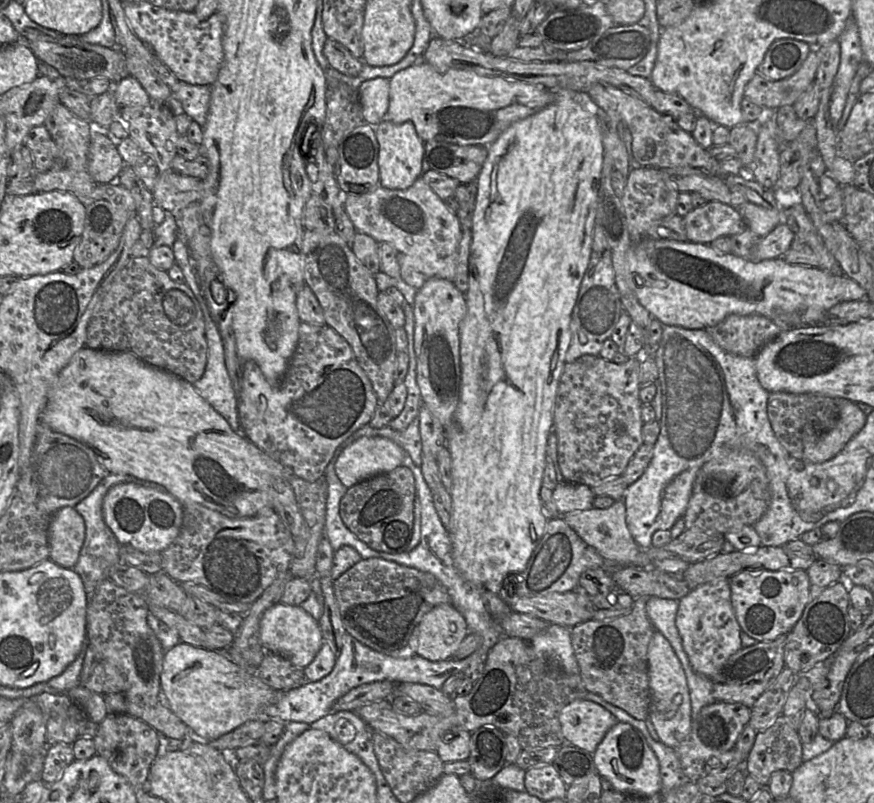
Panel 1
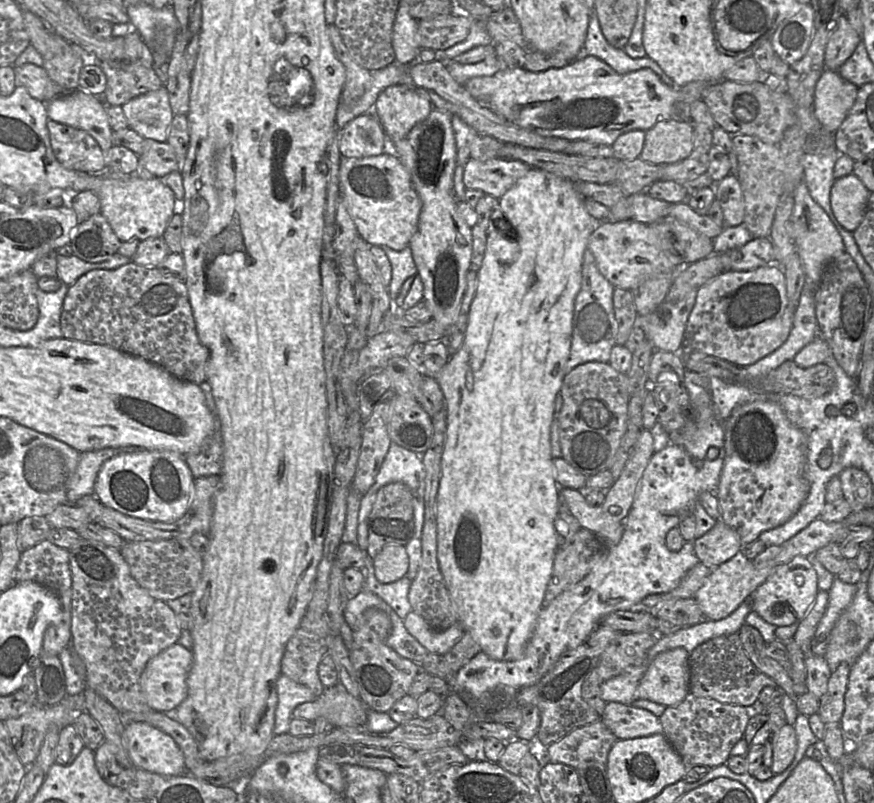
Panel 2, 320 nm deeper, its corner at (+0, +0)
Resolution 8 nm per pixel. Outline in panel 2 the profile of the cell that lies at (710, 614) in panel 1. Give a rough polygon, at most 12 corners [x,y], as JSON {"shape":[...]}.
{"shape":[[774,399],[726,420],[720,519],[745,546],[809,490],[807,439]]}

